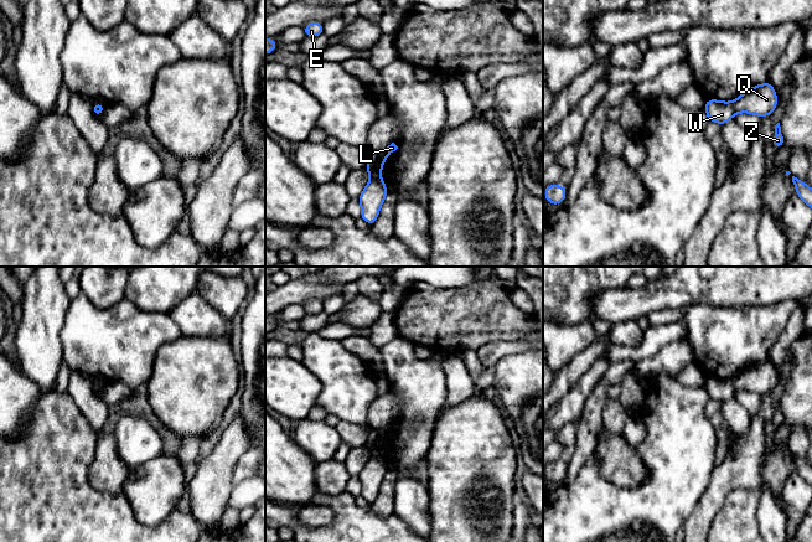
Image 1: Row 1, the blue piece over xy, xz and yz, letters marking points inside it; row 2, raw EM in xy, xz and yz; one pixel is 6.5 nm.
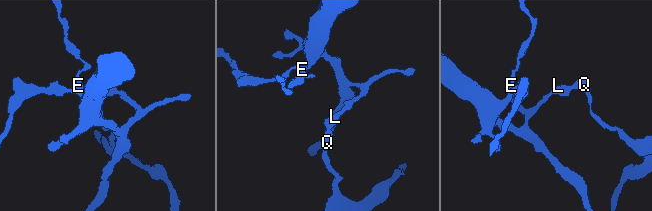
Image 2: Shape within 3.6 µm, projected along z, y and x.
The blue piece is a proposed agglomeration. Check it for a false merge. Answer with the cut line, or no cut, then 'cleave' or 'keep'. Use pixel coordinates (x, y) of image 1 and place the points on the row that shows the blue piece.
cut in yz along (732, 102), (732, 107), (736, 112); cleave

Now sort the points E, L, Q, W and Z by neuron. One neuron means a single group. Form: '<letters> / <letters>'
E L W / Q Z

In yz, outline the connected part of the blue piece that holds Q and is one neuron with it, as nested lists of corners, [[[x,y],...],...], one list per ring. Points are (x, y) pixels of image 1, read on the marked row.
[[[770,82],[751,87],[733,102],[736,113],[750,113],[760,118],[771,115],[776,105],[777,94]]]

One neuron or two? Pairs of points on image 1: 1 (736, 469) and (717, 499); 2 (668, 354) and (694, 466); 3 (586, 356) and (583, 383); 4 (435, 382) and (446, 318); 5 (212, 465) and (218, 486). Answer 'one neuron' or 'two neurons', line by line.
1: one neuron
2: two neurons
3: two neurons
4: two neurons
5: one neuron

